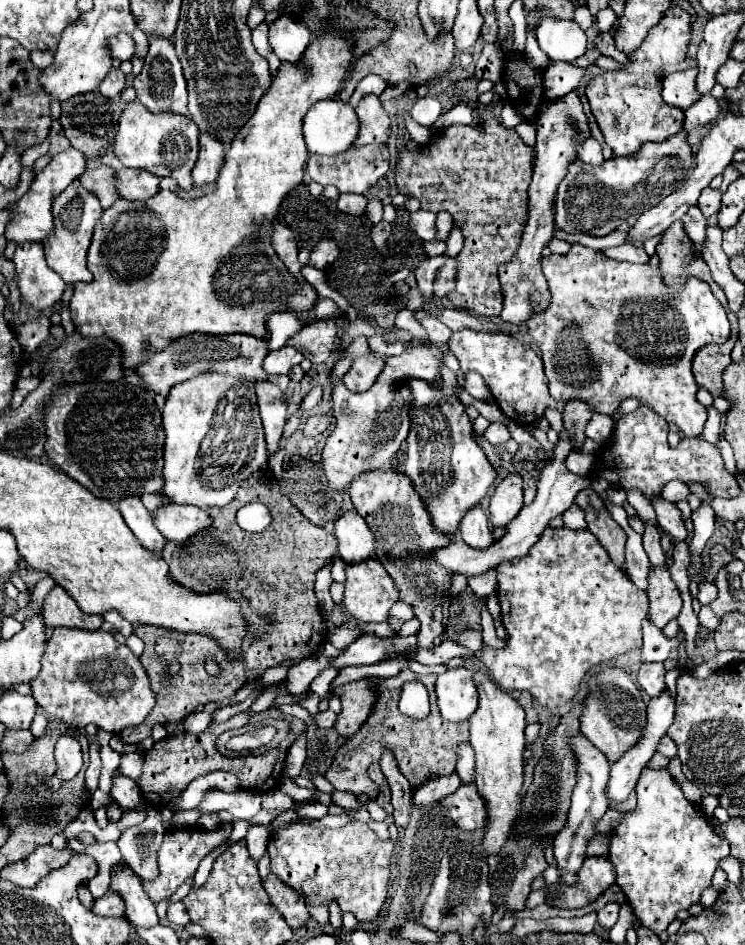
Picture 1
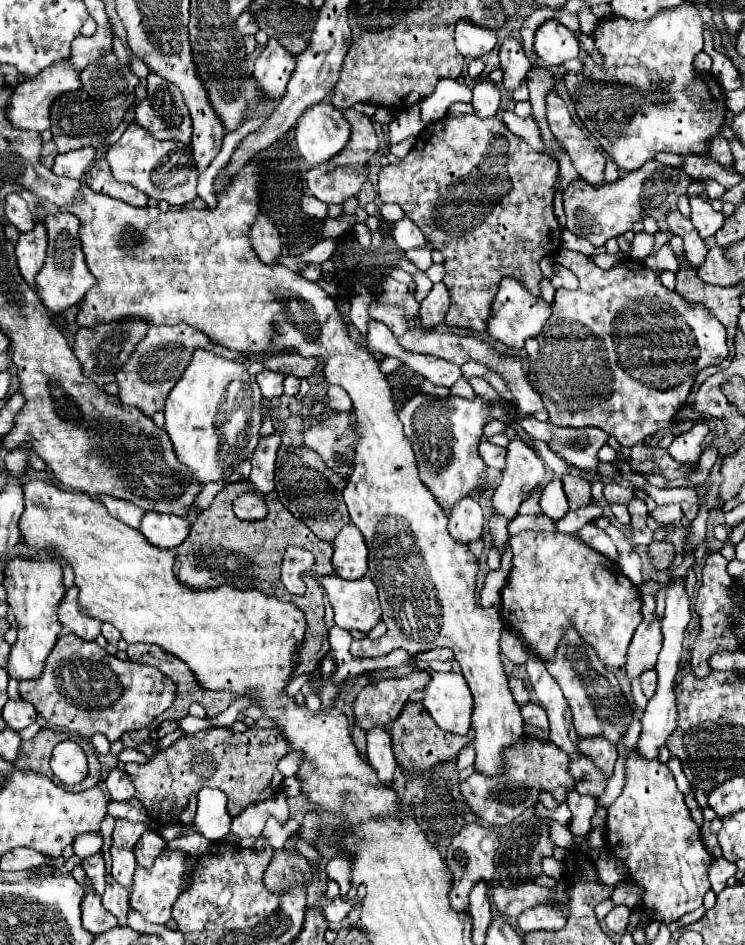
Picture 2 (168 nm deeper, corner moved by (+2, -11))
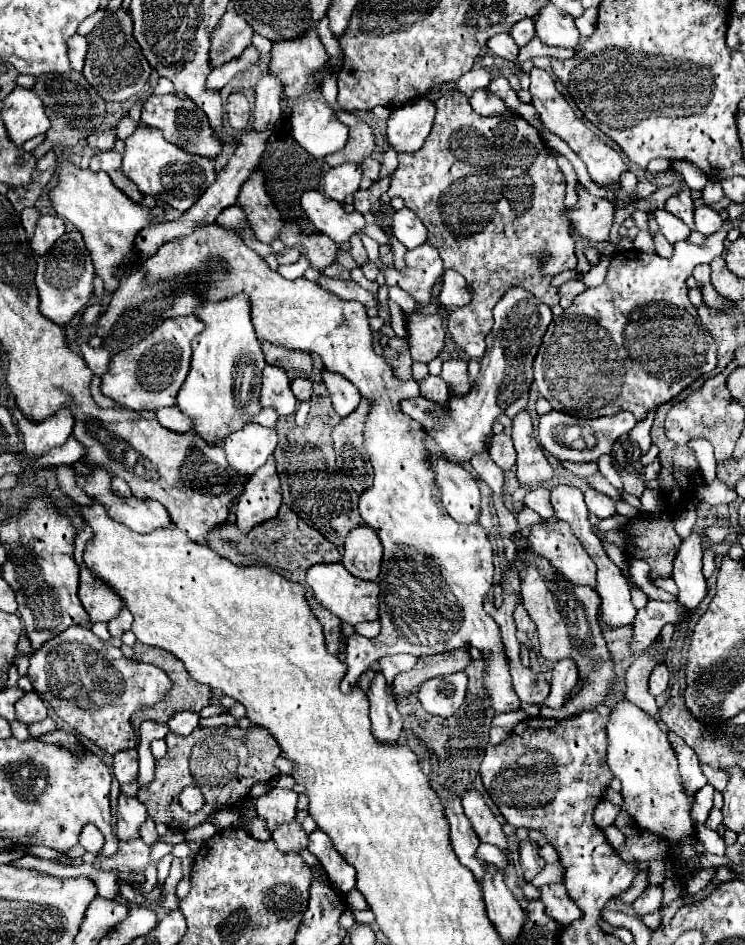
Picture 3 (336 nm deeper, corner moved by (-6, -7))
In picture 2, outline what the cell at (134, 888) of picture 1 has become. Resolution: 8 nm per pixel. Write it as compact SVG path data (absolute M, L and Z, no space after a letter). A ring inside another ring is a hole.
M117 820L115 832L113 832L113 846L111 846L111 858L113 858L113 870L111 876L131 892L133 874L137 868L133 846L141 838L141 834L149 830L147 822L129 822L129 820Z

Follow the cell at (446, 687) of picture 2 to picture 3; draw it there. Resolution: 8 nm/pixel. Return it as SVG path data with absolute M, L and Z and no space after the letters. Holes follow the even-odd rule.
M457 672L427 680L423 686L419 686L417 696L427 712L449 718L463 704L465 692L467 692L467 674Z

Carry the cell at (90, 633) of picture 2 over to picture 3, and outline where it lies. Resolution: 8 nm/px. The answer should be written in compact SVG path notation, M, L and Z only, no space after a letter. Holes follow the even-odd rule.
M85 564L81 566L79 598L83 602L83 608L91 616L91 622L109 622L123 608L123 600L119 600L119 594L109 590L103 580L95 578L95 574L85 568Z

